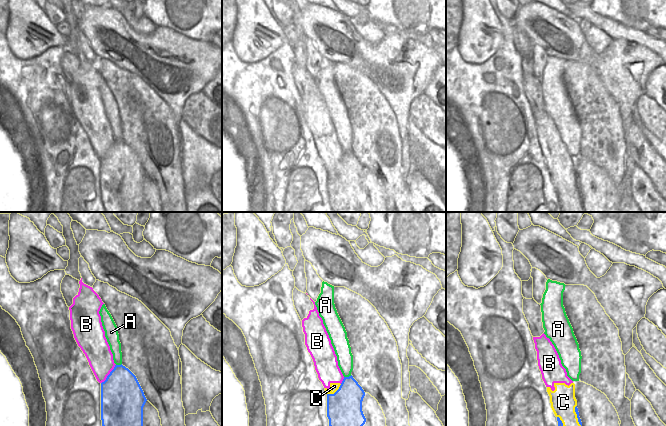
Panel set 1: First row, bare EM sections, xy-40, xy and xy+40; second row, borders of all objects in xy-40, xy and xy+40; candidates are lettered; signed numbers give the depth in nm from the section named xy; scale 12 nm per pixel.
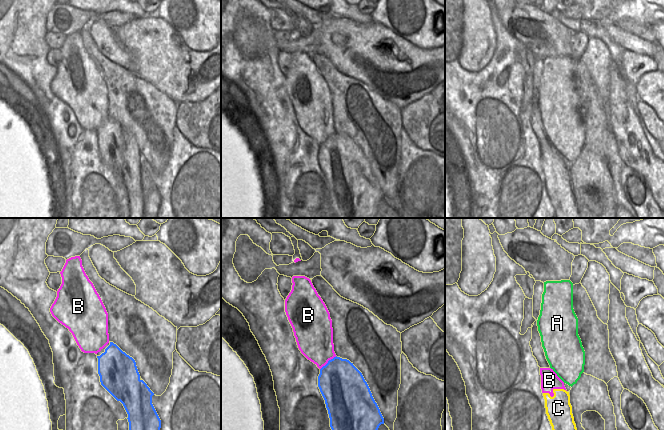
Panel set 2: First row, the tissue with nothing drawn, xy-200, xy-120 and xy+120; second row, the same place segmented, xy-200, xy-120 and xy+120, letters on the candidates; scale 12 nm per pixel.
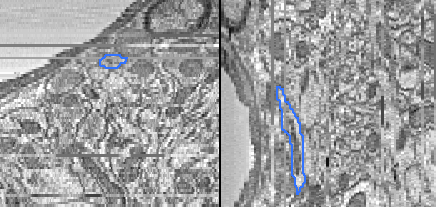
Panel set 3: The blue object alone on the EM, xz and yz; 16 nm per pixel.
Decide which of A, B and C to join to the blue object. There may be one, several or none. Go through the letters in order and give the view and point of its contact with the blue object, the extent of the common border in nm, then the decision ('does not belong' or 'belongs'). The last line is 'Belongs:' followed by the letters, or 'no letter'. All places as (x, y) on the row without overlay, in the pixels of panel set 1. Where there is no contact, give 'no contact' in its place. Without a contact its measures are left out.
A: meets blue in xy at (347, 153); contact 100 nm long; does not belong
B: meets blue in xy-40 at (109, 150); contact 300 nm long; does not belong
C: meets blue in xy at (335, 168); contact 220 nm long; does not belong
Belongs: no letter

